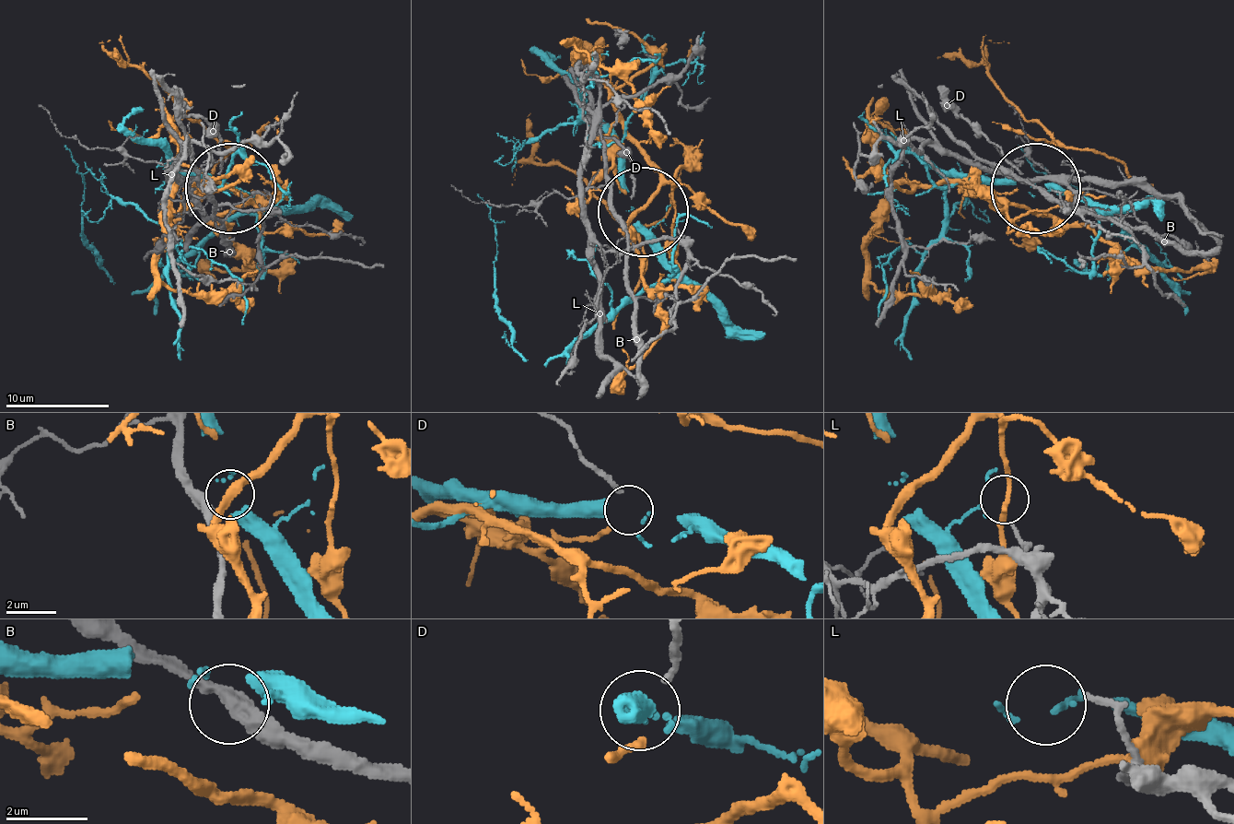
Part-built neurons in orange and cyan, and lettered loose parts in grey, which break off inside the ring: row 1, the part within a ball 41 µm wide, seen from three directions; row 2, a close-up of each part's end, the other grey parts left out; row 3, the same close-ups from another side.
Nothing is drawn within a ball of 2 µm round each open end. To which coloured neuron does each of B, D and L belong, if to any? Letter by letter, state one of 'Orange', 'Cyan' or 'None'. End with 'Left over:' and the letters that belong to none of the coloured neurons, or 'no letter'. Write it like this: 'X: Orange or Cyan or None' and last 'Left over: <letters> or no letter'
B: None
D: Orange
L: None
Left over: B, L

